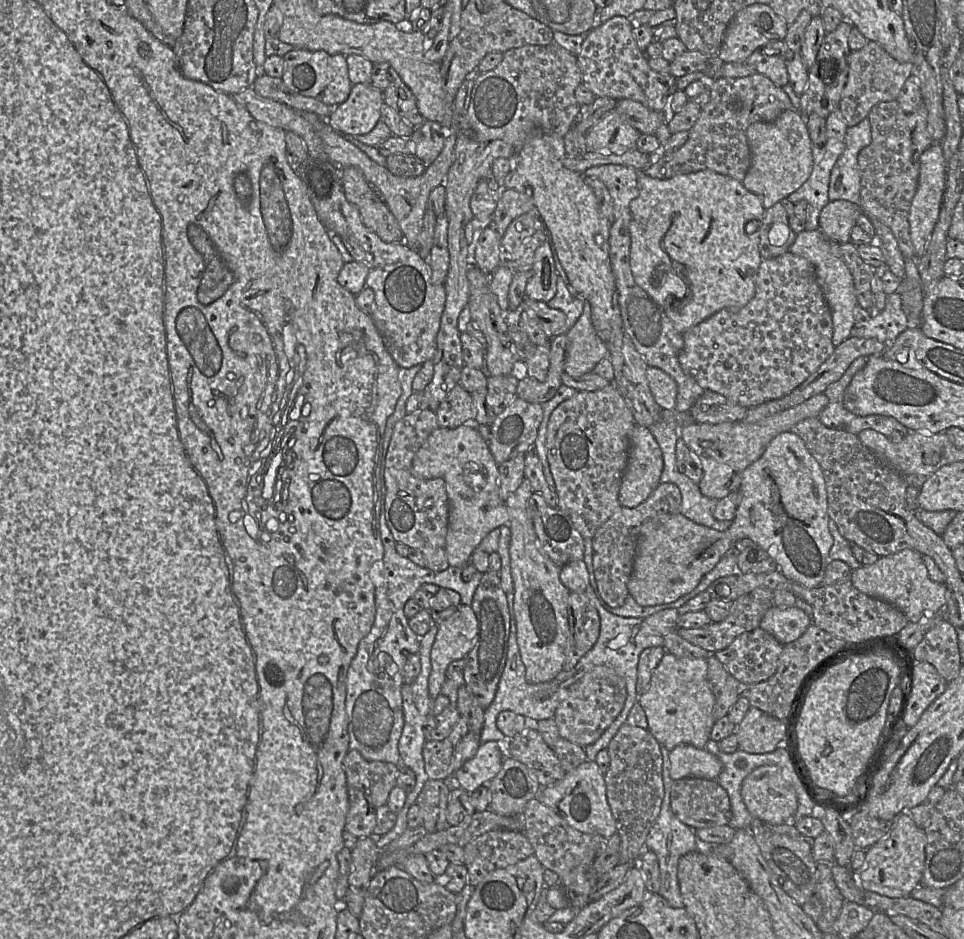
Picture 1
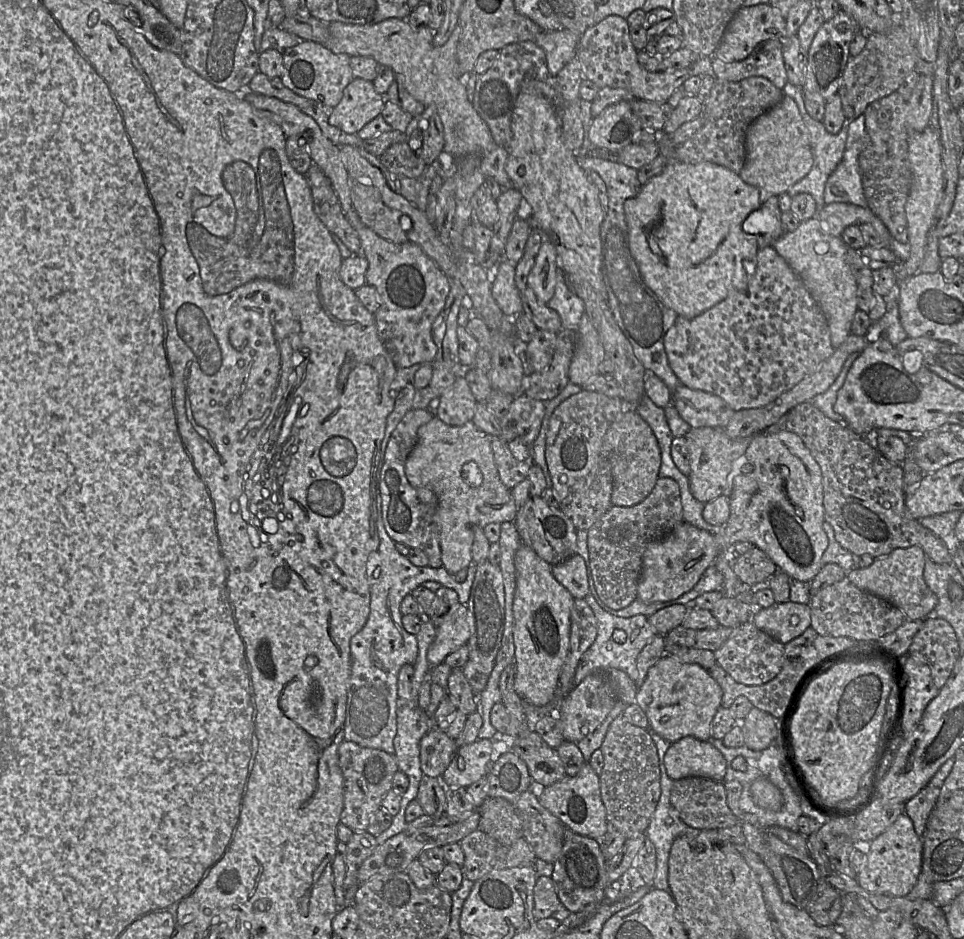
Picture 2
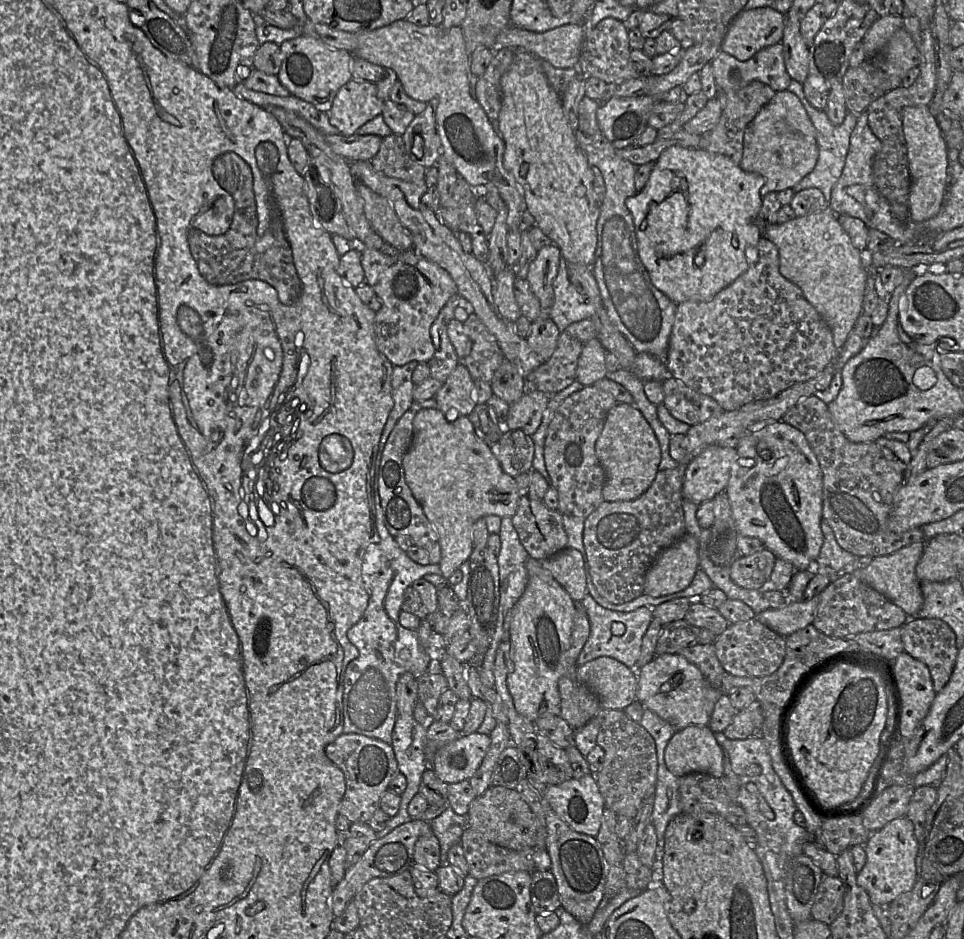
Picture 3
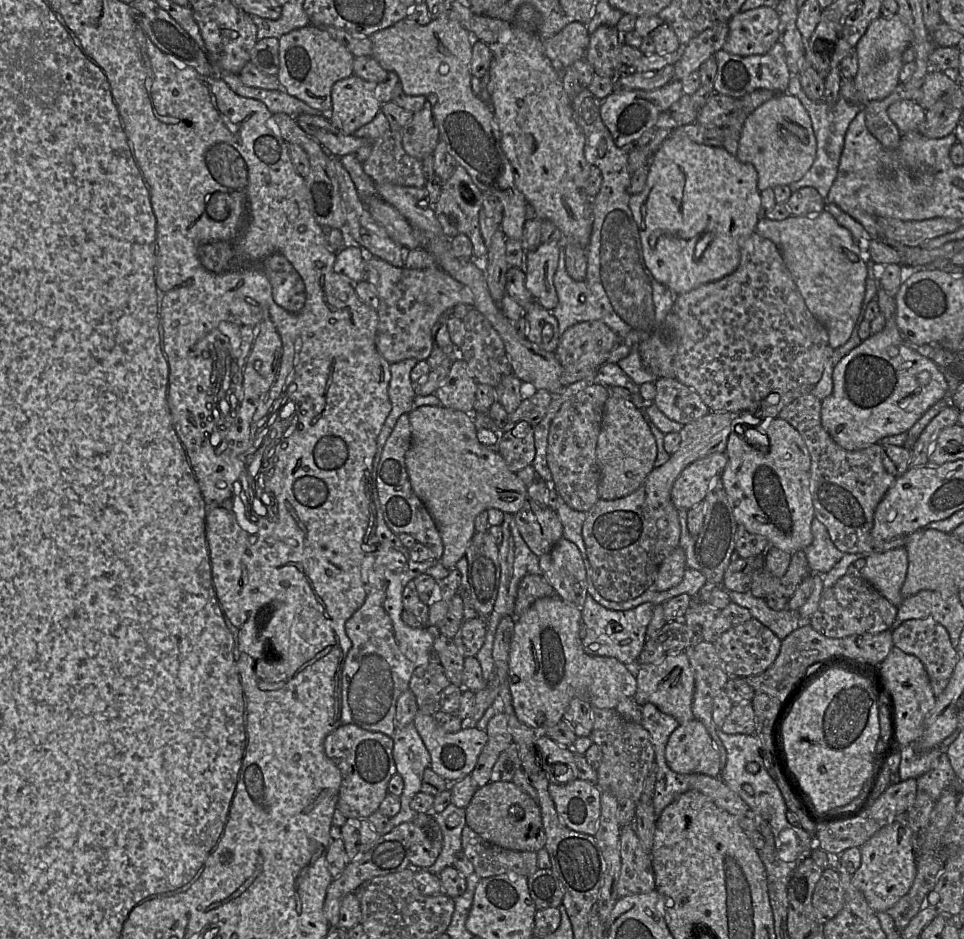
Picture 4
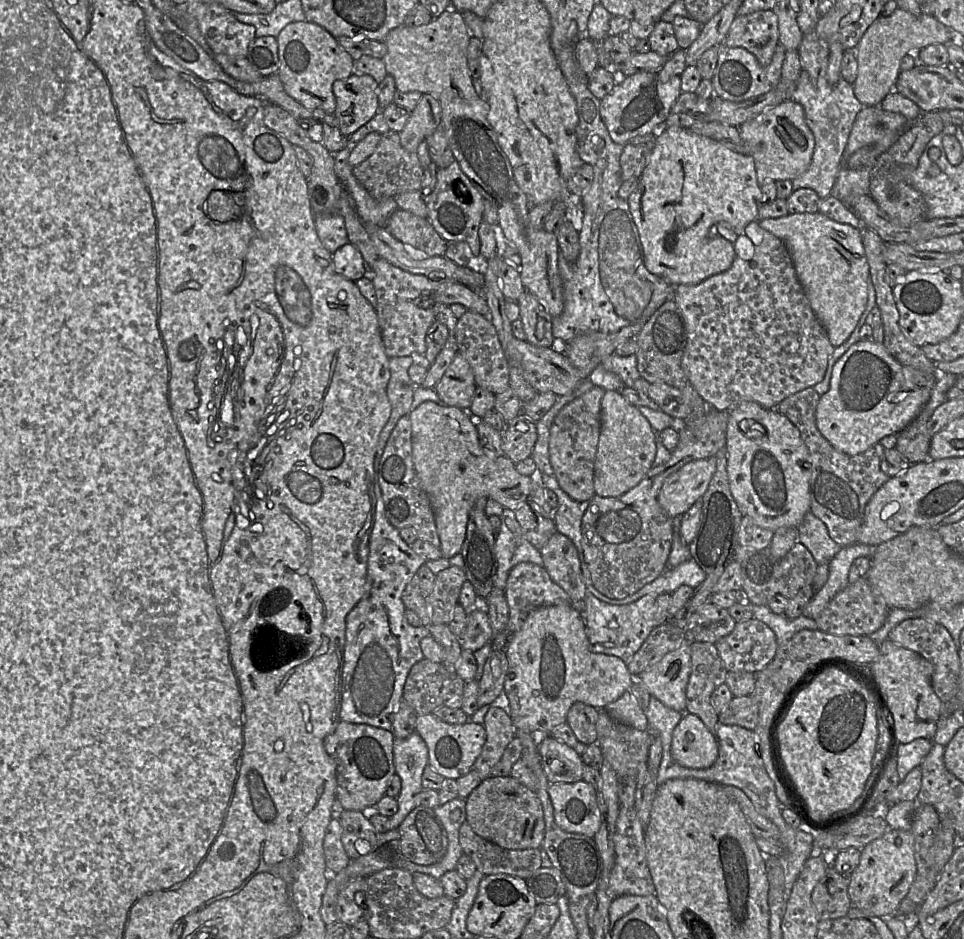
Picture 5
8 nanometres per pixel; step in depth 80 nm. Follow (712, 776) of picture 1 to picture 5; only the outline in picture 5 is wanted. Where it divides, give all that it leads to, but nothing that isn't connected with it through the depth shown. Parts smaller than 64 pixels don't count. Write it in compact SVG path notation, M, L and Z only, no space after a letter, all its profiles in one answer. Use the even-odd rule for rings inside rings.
M685 712L672 732L670 752L682 767L707 769L717 760L717 740L696 715Z

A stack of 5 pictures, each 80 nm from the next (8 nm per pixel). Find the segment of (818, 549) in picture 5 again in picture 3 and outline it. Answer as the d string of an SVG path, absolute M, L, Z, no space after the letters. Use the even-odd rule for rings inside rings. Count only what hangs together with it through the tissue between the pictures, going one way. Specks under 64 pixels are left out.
M823 518L821 519L820 527L823 533L824 542L818 557L813 562L812 568L814 569L815 573L834 575L835 577L838 577L841 574L845 574L843 572L843 568L846 565L849 565L850 563L852 563L855 558L859 558L859 557L856 557L854 554L844 550L837 543L832 528L829 526L827 521Z

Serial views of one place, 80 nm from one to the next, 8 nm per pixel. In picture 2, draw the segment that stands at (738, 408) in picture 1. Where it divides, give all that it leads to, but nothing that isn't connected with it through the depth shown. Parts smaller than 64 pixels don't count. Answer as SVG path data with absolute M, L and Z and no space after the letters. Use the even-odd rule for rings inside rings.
M682 384L672 392L671 404L691 428L724 428L735 413L719 396Z

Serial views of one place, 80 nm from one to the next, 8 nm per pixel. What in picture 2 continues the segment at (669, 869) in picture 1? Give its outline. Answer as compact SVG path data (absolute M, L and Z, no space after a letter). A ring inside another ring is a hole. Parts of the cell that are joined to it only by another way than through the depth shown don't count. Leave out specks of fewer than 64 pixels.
M650 726L646 730L649 732L658 752L661 795L645 835L656 849L656 874L653 887L669 891L668 859L670 849L673 841L683 835L690 827L681 820L670 802L674 781L667 774L664 756L671 743L656 734Z

